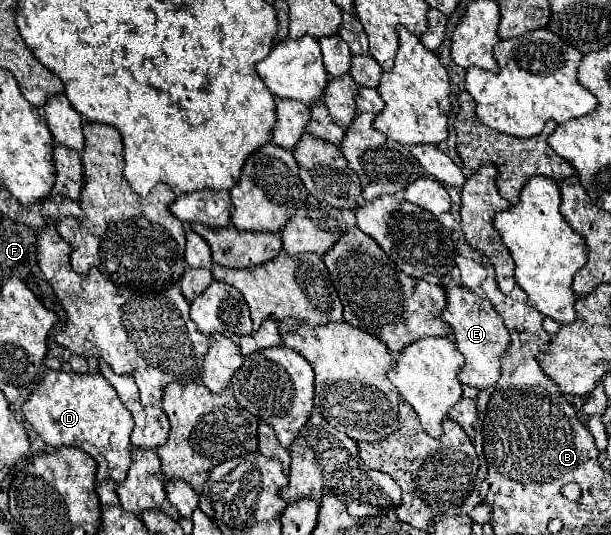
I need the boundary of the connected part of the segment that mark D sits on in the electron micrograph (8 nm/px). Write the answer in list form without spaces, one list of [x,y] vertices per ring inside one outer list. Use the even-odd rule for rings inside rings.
[[[47,371],[23,405],[23,413],[41,439],[53,447],[77,447],[97,461],[97,481],[123,483],[131,467],[133,415],[123,407],[103,375]]]

